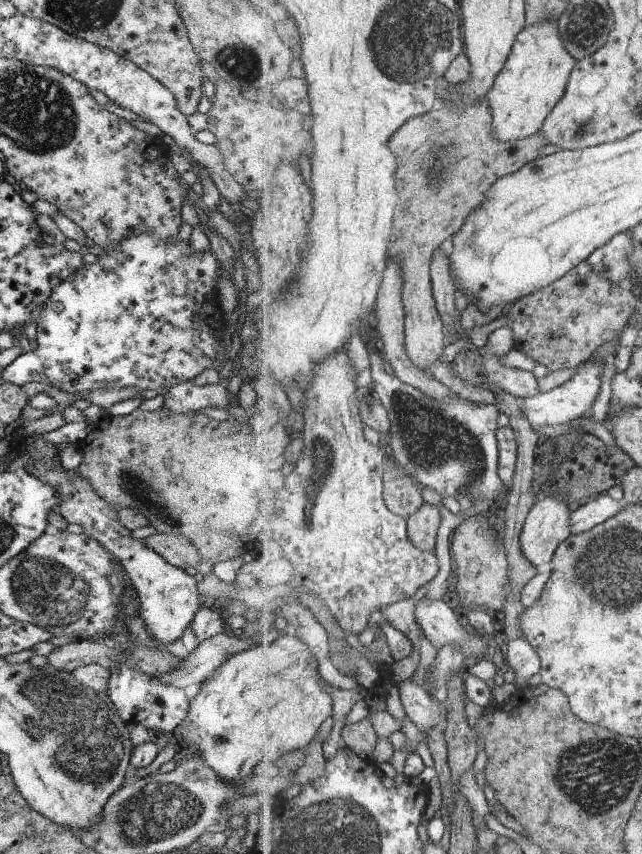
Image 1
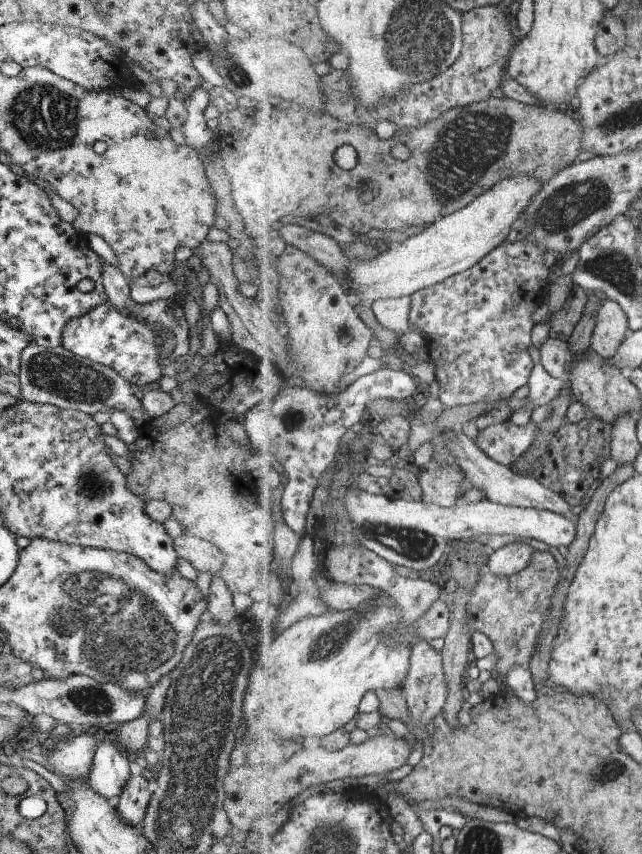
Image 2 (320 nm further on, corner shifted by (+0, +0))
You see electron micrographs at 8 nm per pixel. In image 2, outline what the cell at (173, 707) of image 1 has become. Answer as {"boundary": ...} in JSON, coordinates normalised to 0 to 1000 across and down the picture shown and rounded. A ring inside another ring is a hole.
{"boundary":[[[168,862],[148,877],[134,915],[142,925],[178,940],[192,919],[204,909],[199,893],[204,886],[187,879],[179,865]]]}

